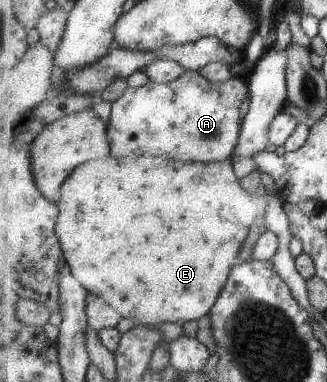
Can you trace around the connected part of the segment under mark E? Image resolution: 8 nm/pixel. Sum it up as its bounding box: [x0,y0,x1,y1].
[56,155,259,327]

